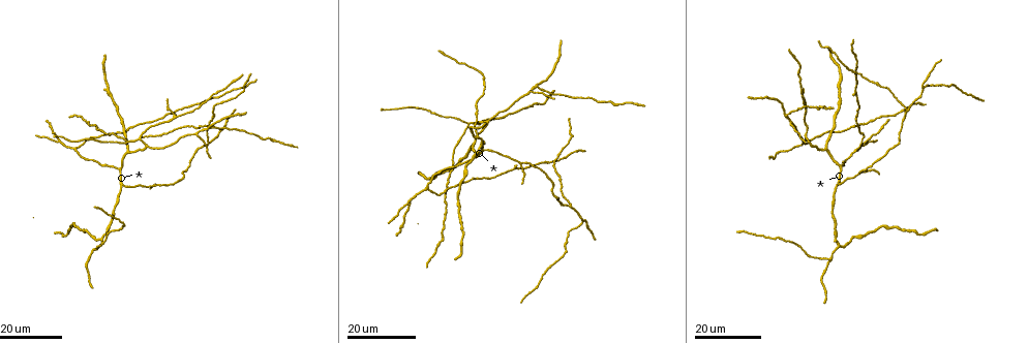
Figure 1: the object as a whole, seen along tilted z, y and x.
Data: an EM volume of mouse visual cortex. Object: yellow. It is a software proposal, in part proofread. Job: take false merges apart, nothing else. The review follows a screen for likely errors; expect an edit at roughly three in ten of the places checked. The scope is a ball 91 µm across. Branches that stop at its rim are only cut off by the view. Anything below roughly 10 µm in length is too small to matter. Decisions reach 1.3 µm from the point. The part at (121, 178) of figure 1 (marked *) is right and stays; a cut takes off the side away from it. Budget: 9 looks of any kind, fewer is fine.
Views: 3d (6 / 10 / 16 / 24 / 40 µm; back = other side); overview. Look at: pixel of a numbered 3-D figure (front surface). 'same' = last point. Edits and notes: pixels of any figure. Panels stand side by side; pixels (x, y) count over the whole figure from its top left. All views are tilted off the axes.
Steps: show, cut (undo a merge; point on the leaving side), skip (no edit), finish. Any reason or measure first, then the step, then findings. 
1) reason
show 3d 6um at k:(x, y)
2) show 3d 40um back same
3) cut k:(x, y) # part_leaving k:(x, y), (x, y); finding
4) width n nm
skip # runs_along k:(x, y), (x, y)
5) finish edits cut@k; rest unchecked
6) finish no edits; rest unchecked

a narrow waist
show 3d 24um at 1:(156, 184)

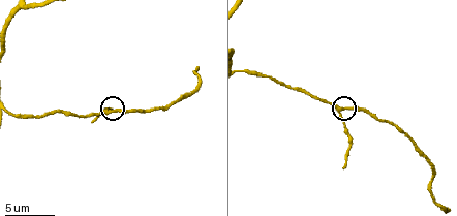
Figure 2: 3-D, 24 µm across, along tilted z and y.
show 3d 6um at 2:(114, 110)

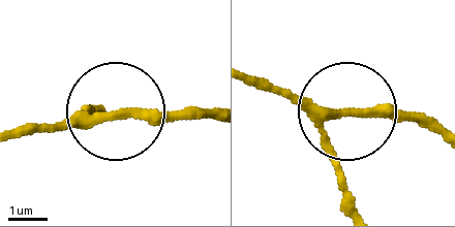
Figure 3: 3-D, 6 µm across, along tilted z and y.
skip # runs_along 3:(18, 133), (203, 111); all the same neuron

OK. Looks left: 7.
show 3d 24um at 1:(841, 166)

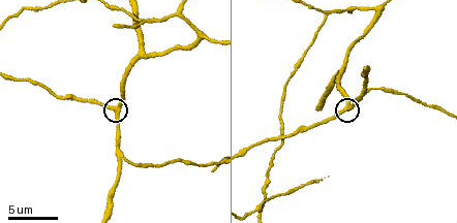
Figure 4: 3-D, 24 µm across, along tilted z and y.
show 3d 6um at 4:(117, 107)

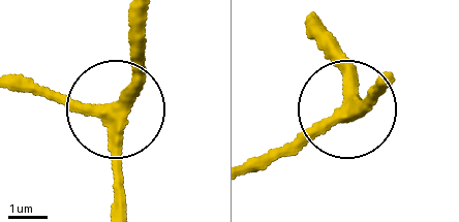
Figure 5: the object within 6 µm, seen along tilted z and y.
skip # runs_along 5:(391, 77), (348, 105), (319, 20); one neuron here

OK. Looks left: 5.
show 3d 6um at 4:(341, 67)

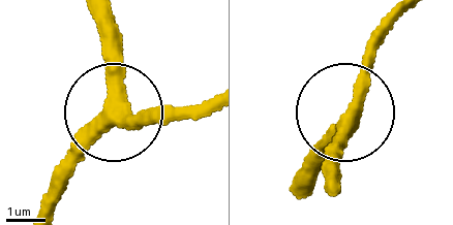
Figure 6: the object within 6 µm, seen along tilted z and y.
side_arm 38 um
skip # runs_along 6:(54, 200), (115, 101), (111, 20); continuous, no second neuron

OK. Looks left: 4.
arms part here
show 3d 6um at 4:(151, 22)

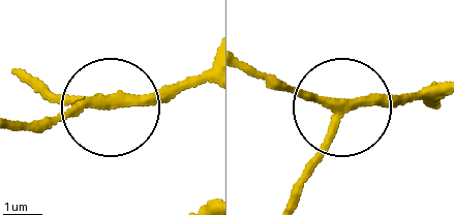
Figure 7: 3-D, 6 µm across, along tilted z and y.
side_arm 31 um; arms 3
skip # all the same neuron

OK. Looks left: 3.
three arms meet
show 3d 10um at 4:(200, 34)

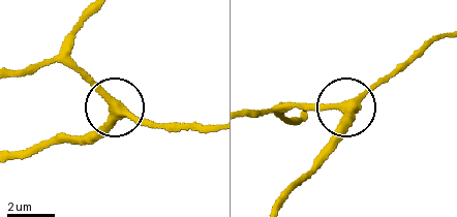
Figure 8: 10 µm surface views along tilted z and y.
show 3d 10um back at 8:(116, 104)

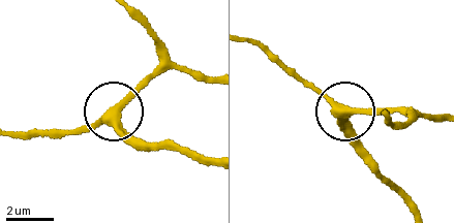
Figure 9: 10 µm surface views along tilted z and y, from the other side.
arms 3
skip # runs_along 9:(207, 156), (139, 140), (114, 116), (165, 60); all the same neuron

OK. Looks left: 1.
finish no edits; rest unchecked

